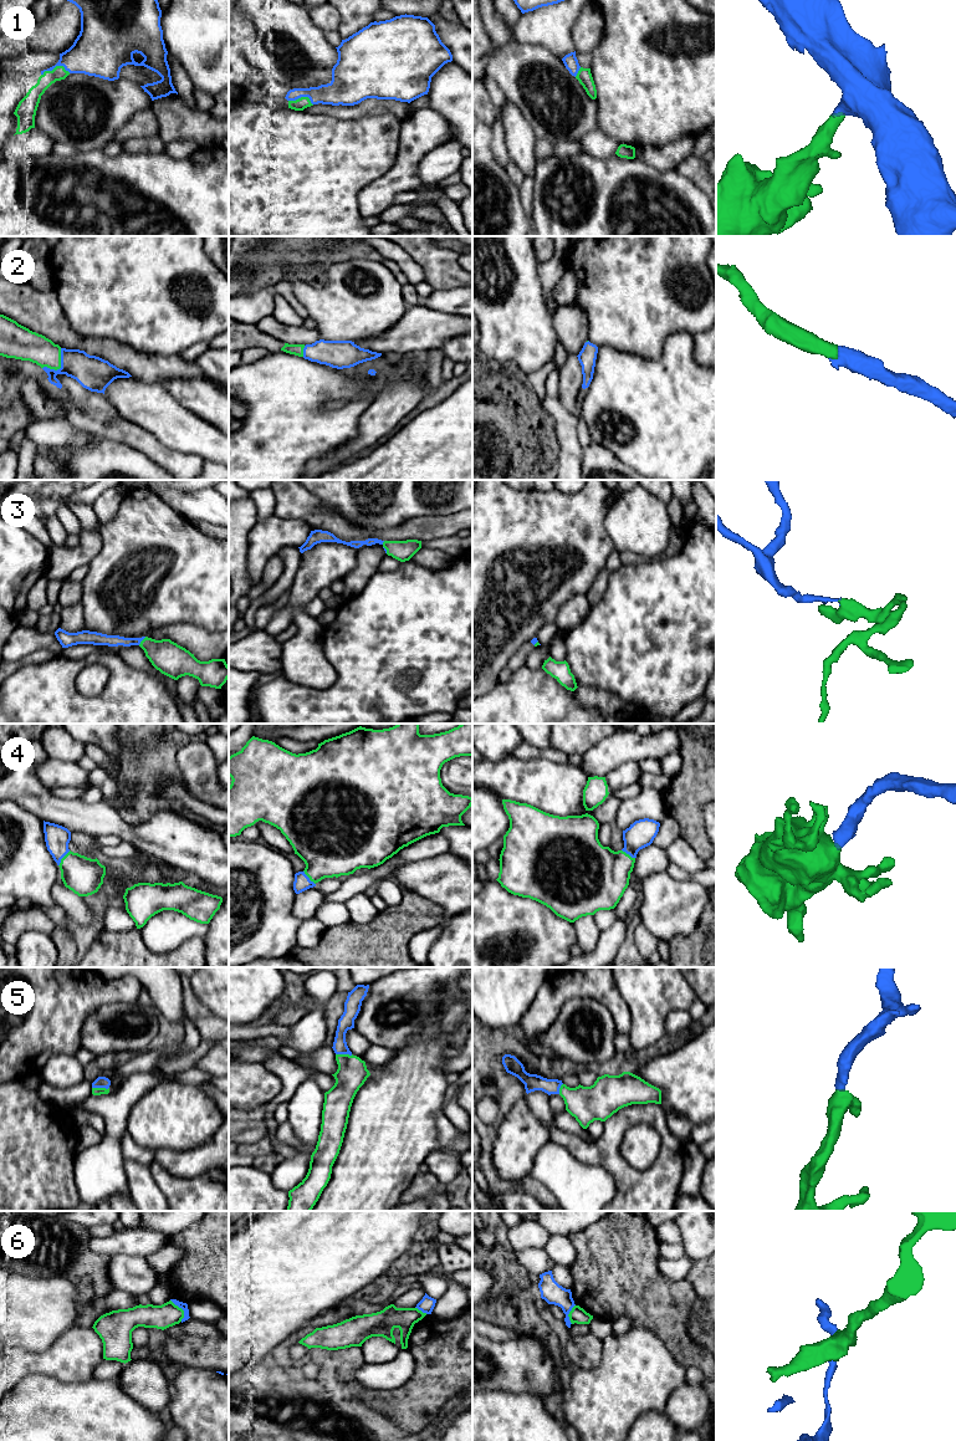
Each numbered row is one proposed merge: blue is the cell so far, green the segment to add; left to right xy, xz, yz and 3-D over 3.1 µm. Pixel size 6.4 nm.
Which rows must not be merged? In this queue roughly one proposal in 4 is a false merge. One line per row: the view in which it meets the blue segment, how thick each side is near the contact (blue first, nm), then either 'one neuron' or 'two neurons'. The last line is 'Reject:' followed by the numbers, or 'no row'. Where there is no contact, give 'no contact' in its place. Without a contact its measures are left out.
1: meets blue in xy; 280 nm thick on the blue side, 100 nm on the other; one neuron
2: meets blue in xy; 220 nm thick on the blue side, 190 nm on the other; one neuron
3: meets blue in xy; 80 nm thick on the blue side, 220 nm on the other; one neuron
4: meets blue in xy; 160 nm thick on the blue side, 240 nm on the other; one neuron
5: meets blue in xy; 80 nm thick on the blue side, 50 nm on the other; one neuron
6: meets blue in xy; 50 nm thick on the blue side, 160 nm on the other; two neurons
Reject: 6

